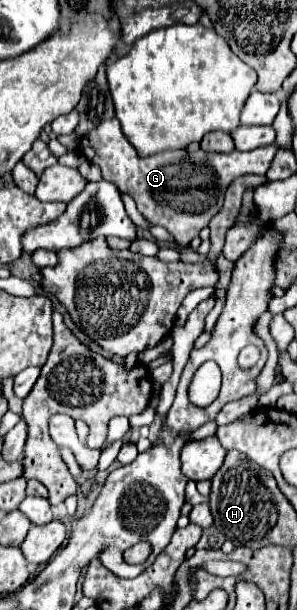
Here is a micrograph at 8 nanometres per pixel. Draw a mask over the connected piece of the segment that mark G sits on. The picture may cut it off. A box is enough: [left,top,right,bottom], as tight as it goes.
[80,118,276,246]

